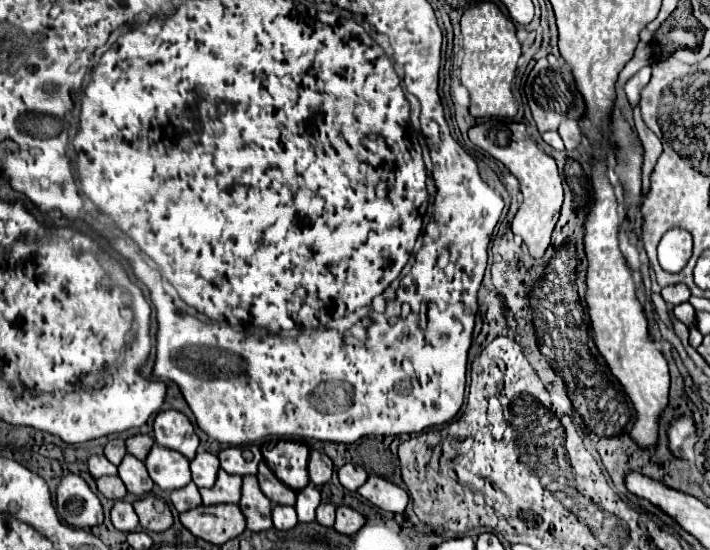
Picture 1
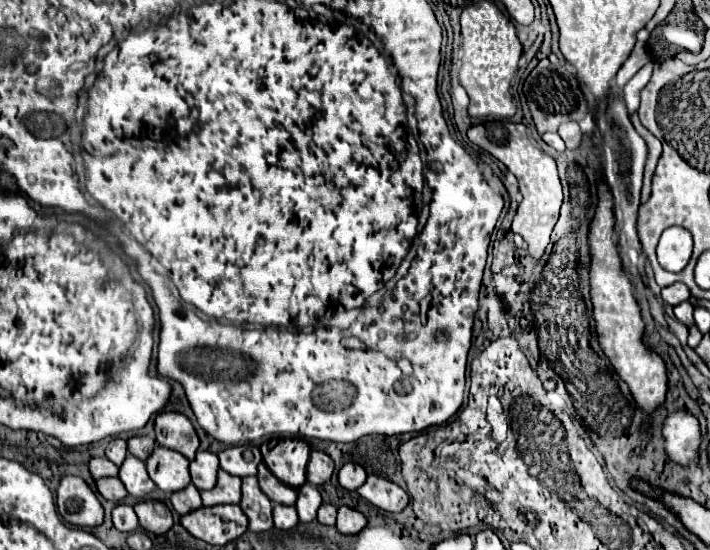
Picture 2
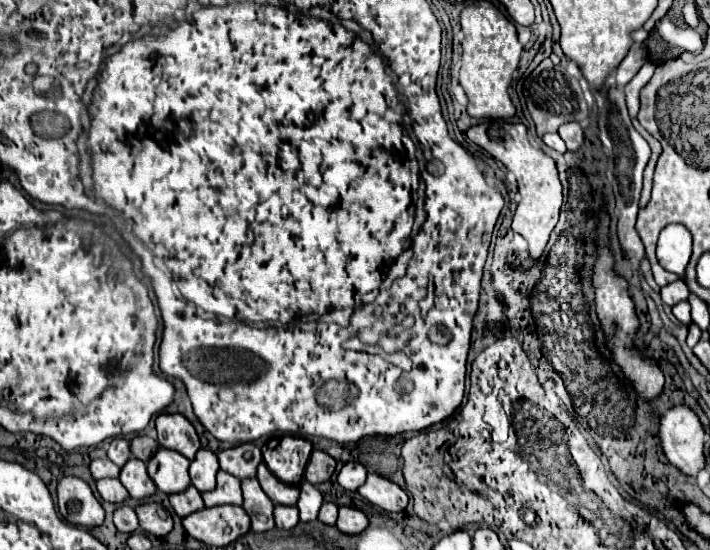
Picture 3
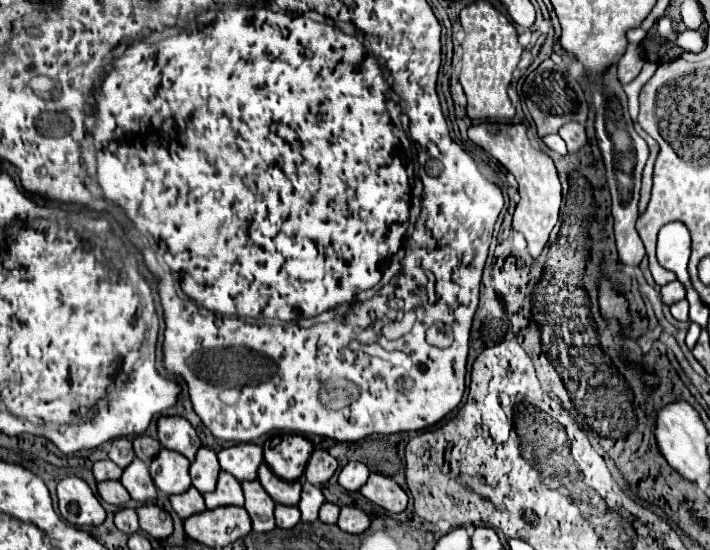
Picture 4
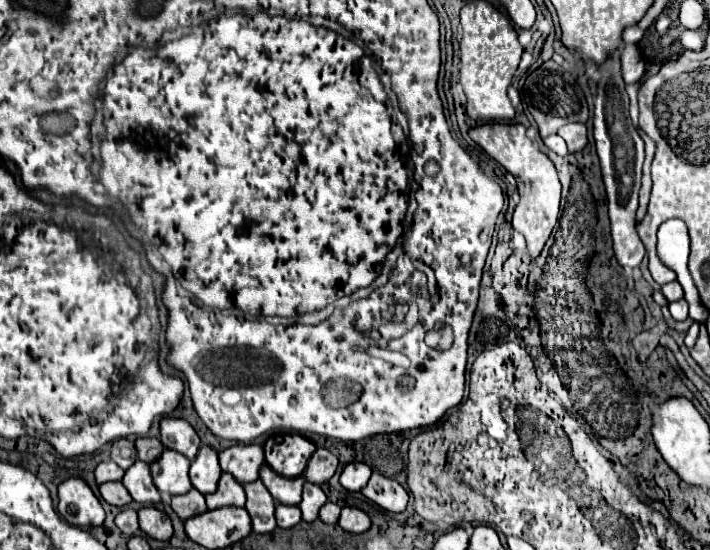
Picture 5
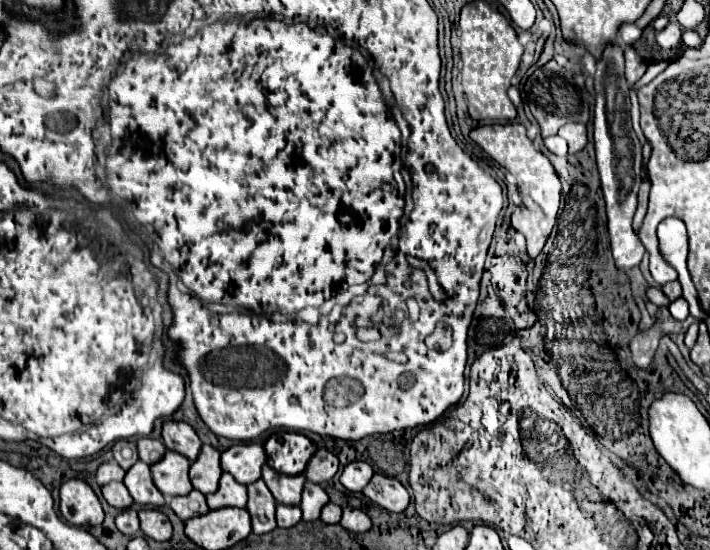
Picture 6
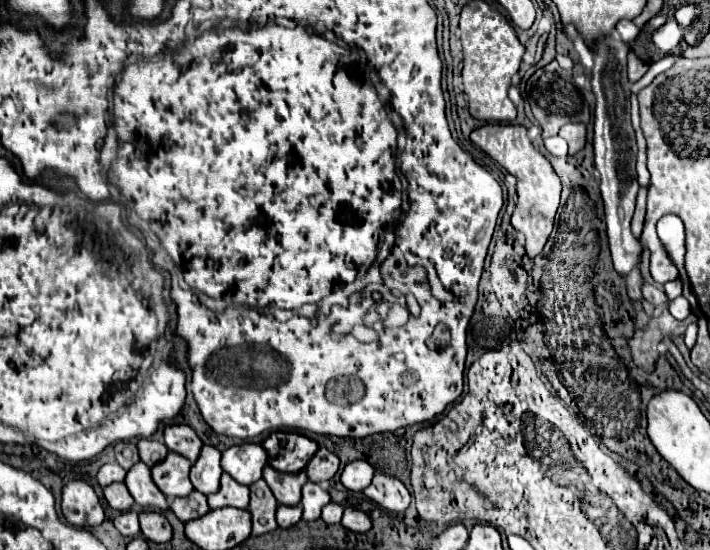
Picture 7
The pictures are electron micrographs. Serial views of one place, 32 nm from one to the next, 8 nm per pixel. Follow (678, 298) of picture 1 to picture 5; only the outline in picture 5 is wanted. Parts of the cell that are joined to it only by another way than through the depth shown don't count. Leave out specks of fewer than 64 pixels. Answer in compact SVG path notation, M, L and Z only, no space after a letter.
M670 282L670 284L664 284L662 286L662 294L668 302L676 302L676 300L682 300L684 298L684 290L678 282Z

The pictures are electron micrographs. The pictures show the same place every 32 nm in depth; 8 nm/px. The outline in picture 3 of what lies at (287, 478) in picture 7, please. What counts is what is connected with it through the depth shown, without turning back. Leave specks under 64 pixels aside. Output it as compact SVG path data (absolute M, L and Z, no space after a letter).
M264 462L258 466L258 482L260 482L262 490L270 496L272 502L276 502L276 504L286 504L286 506L294 506L294 504L296 504L300 488L298 488L298 486L284 484L282 480L278 480L278 478L268 470L268 466L266 466Z

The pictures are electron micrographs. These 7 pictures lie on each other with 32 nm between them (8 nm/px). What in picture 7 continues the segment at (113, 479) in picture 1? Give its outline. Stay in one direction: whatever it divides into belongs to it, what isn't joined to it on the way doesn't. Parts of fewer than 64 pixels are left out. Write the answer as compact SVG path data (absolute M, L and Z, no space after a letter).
M112 482L112 484L108 484L108 486L104 488L104 498L108 500L110 508L120 510L120 512L130 510L132 504L134 504L128 488L126 488L122 482Z

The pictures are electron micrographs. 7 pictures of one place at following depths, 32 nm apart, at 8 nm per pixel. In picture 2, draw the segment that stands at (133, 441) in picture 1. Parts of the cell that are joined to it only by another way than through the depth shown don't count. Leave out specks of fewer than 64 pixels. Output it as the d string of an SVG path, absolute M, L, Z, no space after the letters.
M134 436L128 440L128 452L140 460L146 460L154 446L156 442L150 436Z

